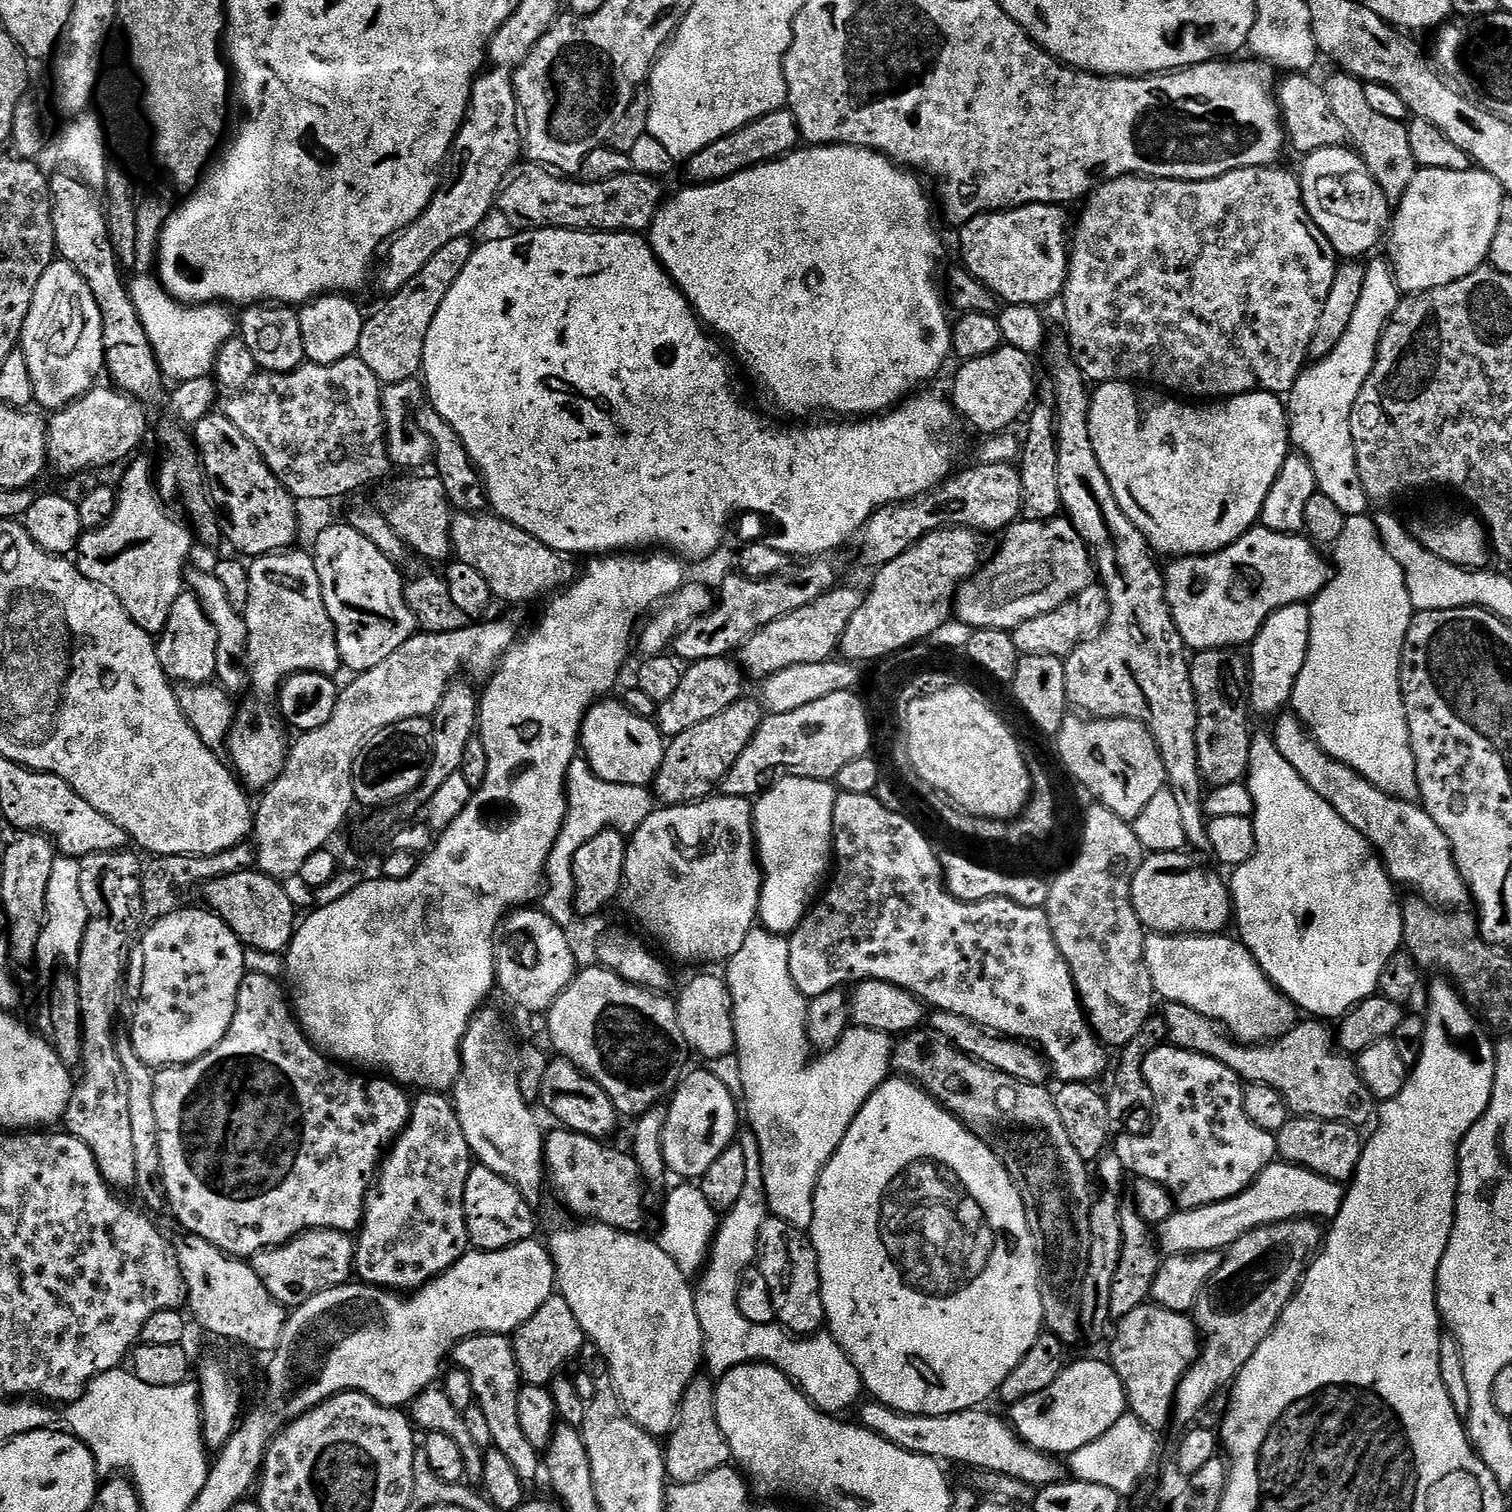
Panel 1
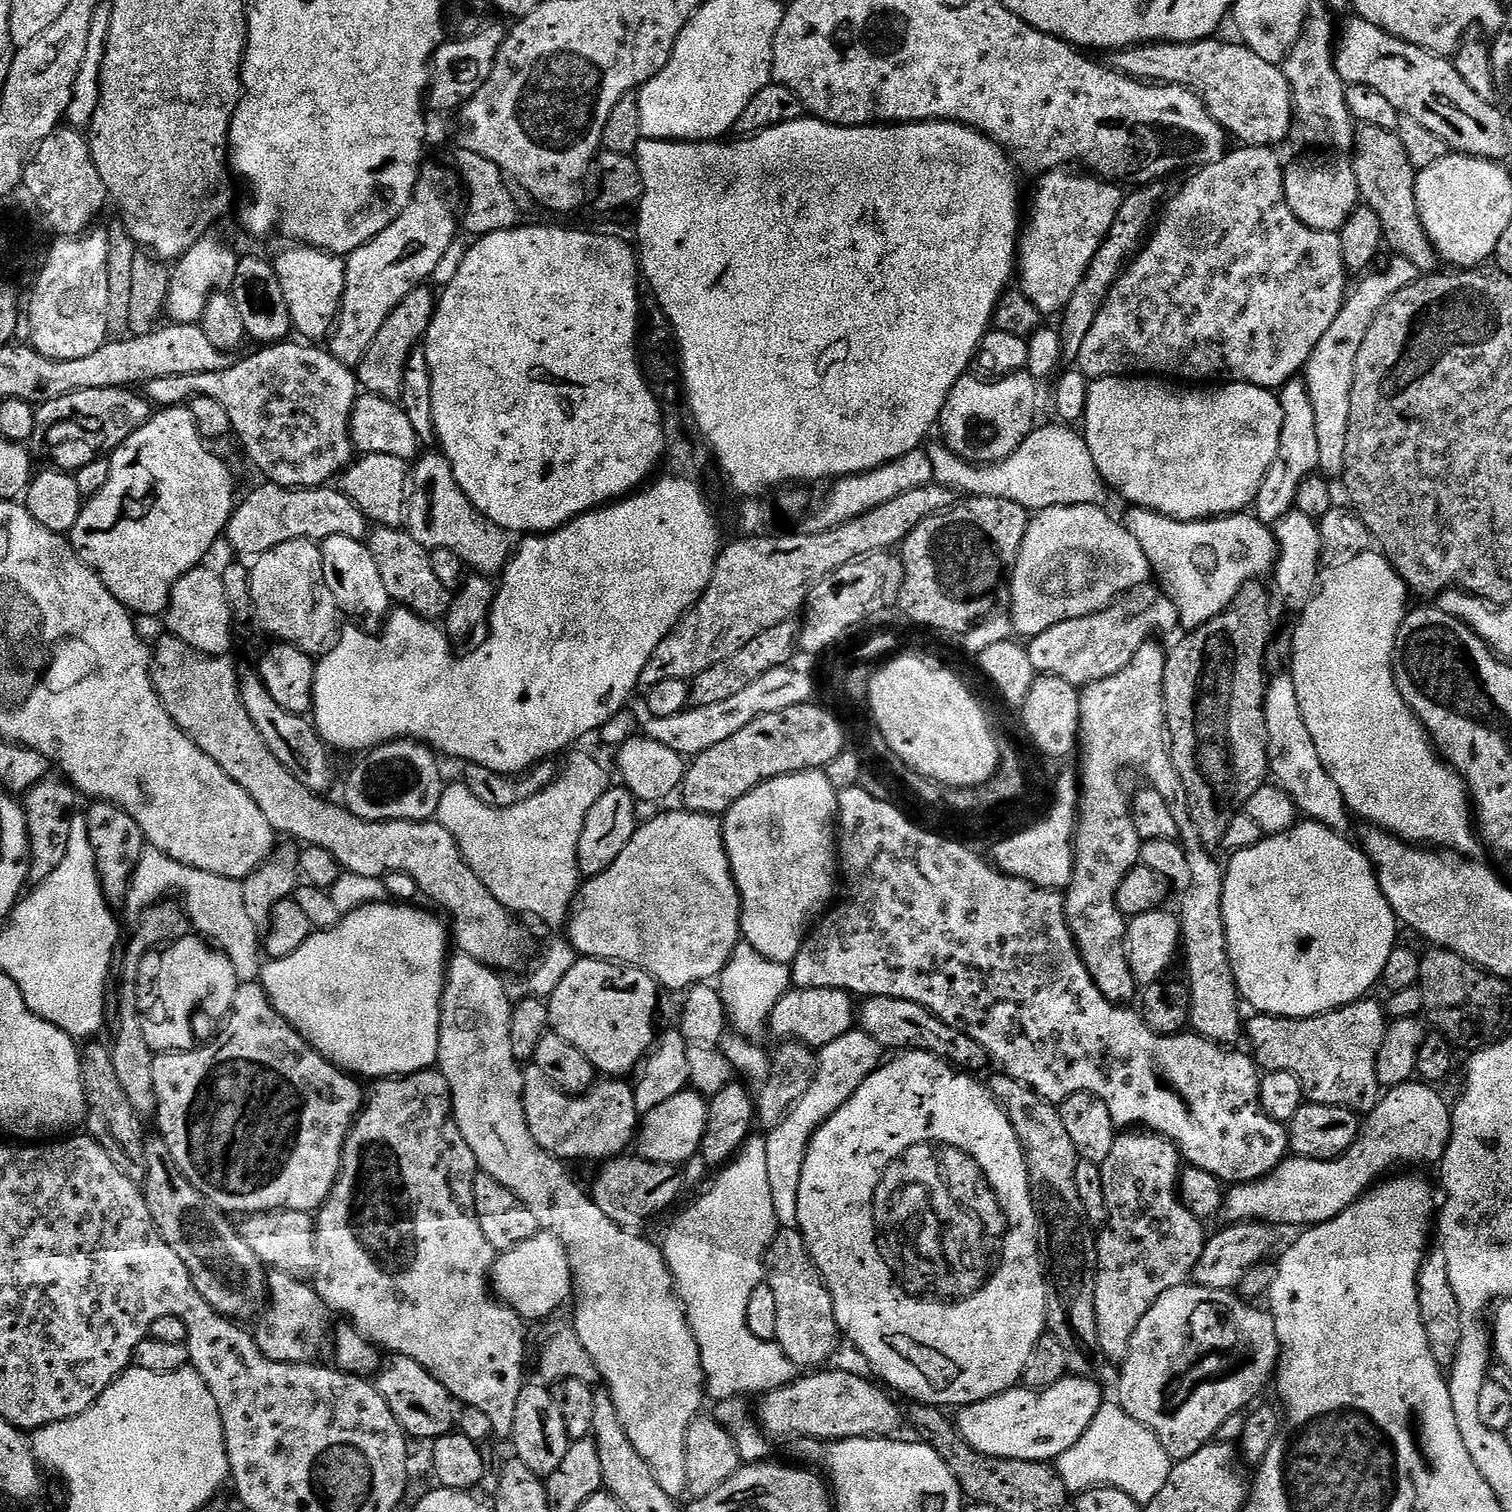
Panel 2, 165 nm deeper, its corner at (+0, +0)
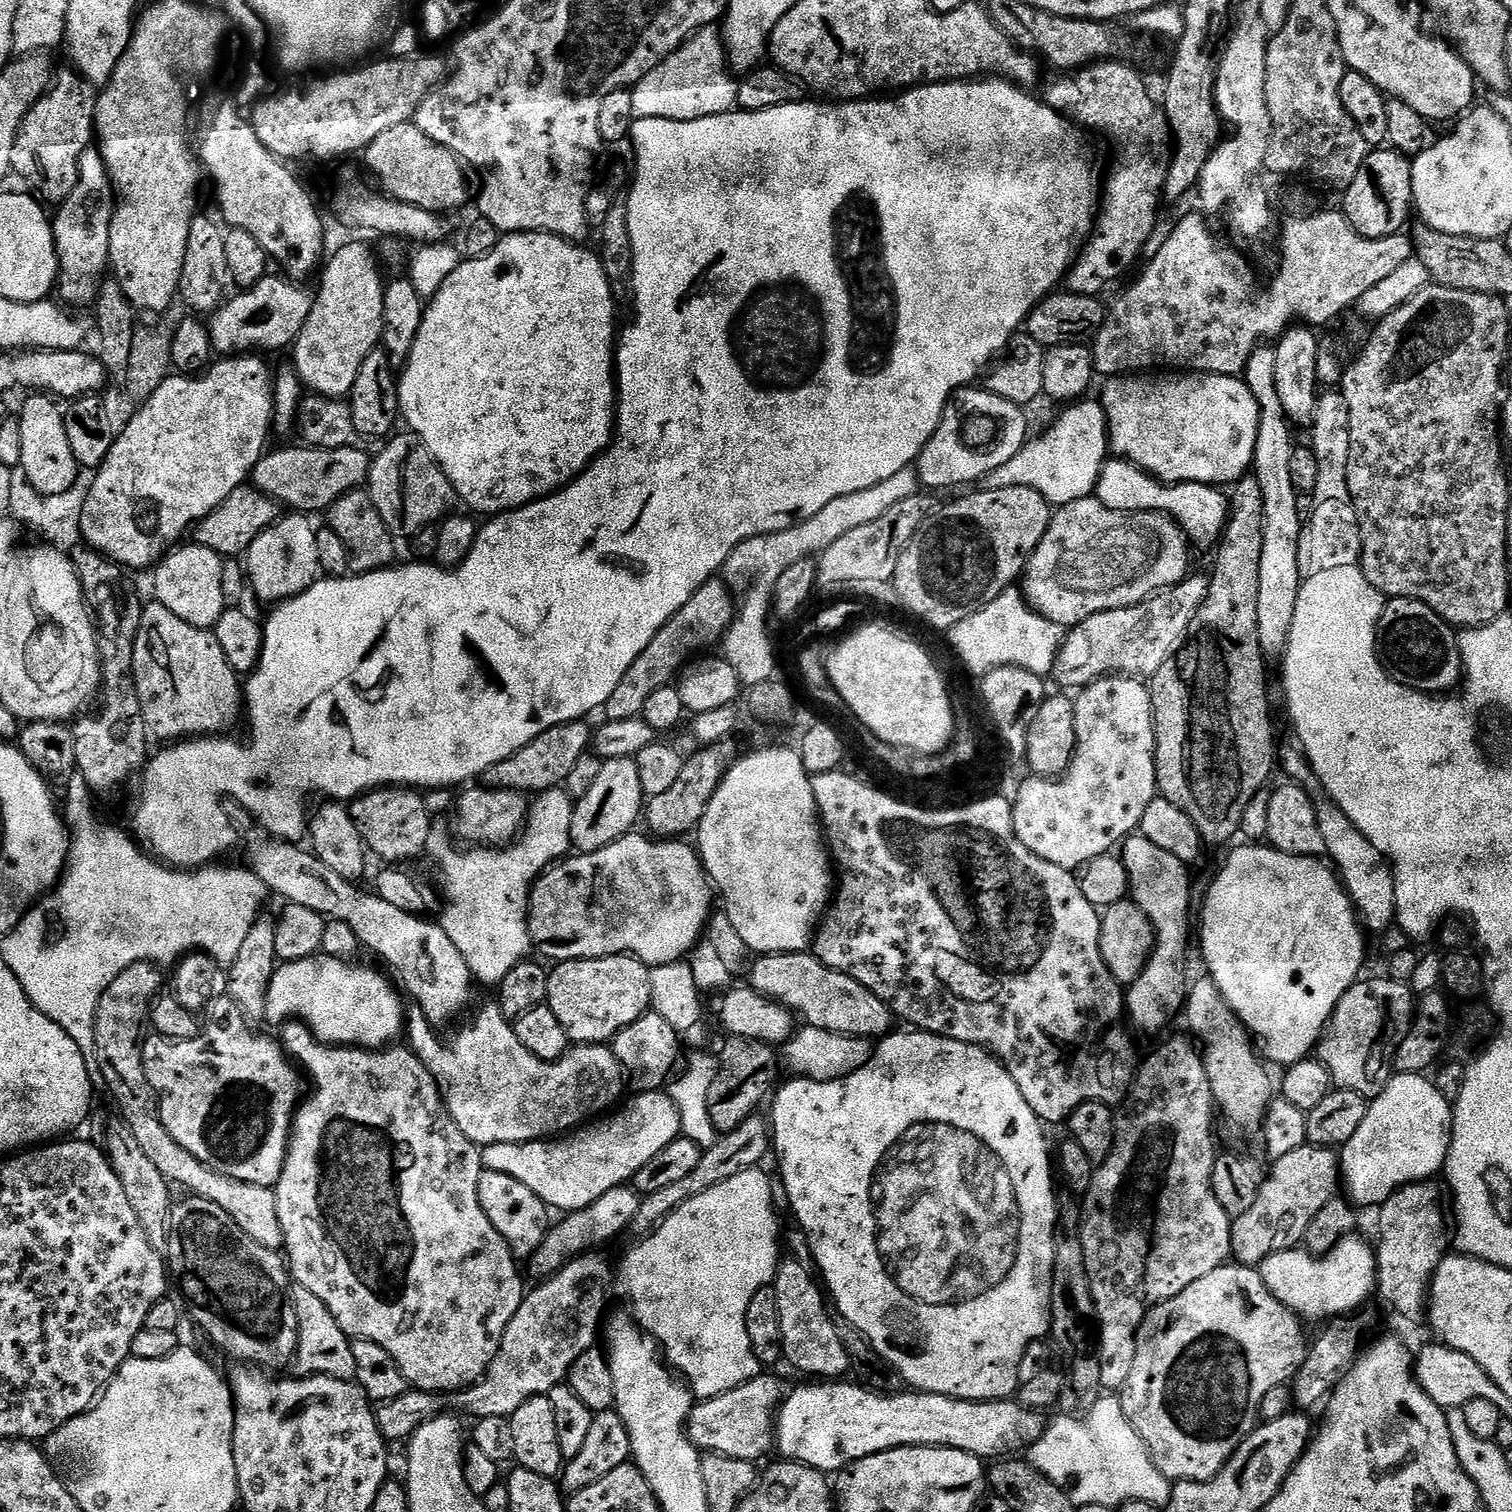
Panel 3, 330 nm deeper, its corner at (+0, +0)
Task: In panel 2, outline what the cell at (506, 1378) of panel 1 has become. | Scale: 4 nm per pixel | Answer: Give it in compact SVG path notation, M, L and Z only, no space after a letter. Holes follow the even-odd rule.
M429 1070L429 1071L427 1071L427 1072L415 1072L415 1073L414 1073L414 1074L410 1074L410 1075L409 1075L409 1076L393 1076L393 1077L391 1077L391 1078L385 1078L385 1079L382 1079L382 1080L378 1080L378 1081L375 1081L375 1083L373 1083L373 1084L372 1084L372 1085L371 1085L371 1087L372 1087L372 1089L371 1089L371 1088L370 1088L370 1087L369 1087L369 1088L368 1088L368 1089L367 1089L367 1092L366 1092L366 1099L365 1099L365 1101L364 1101L364 1106L363 1106L363 1108L361 1108L361 1110L360 1110L360 1114L359 1114L359 1116L357 1116L357 1118L356 1118L356 1122L355 1122L355 1124L353 1124L353 1126L352 1126L352 1129L351 1129L351 1130L350 1130L350 1131L348 1131L348 1137L347 1137L347 1138L346 1138L346 1142L345 1142L345 1143L344 1143L344 1153L343 1153L343 1154L341 1154L341 1156L340 1156L340 1173L339 1173L339 1174L338 1174L338 1178L337 1178L337 1179L336 1179L336 1184L335 1184L335 1185L334 1185L334 1187L333 1187L333 1188L332 1188L332 1192L331 1192L331 1193L330 1193L330 1195L329 1195L329 1196L328 1196L328 1197L327 1197L327 1198L326 1198L326 1202L325 1202L325 1203L324 1203L324 1205L322 1205L322 1207L321 1207L321 1208L319 1208L319 1210L318 1210L318 1215L317 1215L317 1216L316 1216L316 1217L315 1217L315 1221L316 1221L316 1266L315 1266L315 1269L314 1269L314 1277L315 1277L315 1276L316 1276L316 1280L315 1280L315 1279L314 1279L314 1287L315 1287L315 1290L316 1290L316 1293L317 1293L317 1294L319 1294L319 1296L320 1296L320 1301L322 1301L322 1302L323 1302L323 1304L325 1304L325 1306L327 1306L327 1307L328 1307L328 1310L329 1310L329 1313L332 1313L332 1314L335 1314L335 1315L336 1315L336 1312L337 1312L337 1314L338 1314L338 1315L340 1315L340 1318L347 1318L347 1319L348 1319L348 1320L349 1320L349 1321L350 1321L350 1323L351 1323L351 1325L352 1325L352 1327L354 1327L354 1328L356 1328L356 1329L357 1329L357 1330L358 1330L358 1331L360 1331L360 1332L361 1332L361 1333L362 1333L362 1335L363 1335L363 1336L365 1336L365 1337L366 1337L366 1339L367 1339L367 1340L368 1340L368 1341L369 1341L369 1342L370 1342L370 1343L371 1343L371 1344L375 1344L375 1345L377 1345L377 1346L379 1346L379 1347L380 1347L380 1348L381 1348L381 1349L384 1349L384 1348L389 1348L389 1349L388 1349L388 1350L387 1350L387 1351L388 1351L388 1352L389 1352L389 1353L392 1353L392 1354L399 1354L399 1355L401 1355L401 1356L405 1356L405 1357L406 1357L406 1358L414 1358L414 1362L418 1362L418 1366L422 1366L422 1367L423 1367L423 1368L424 1368L424 1369L425 1369L425 1370L426 1370L426 1371L427 1371L427 1372L428 1372L428 1373L430 1373L430 1375L431 1375L431 1376L433 1376L433 1377L434 1377L434 1378L438 1378L438 1382L442 1382L442 1386L446 1386L446 1390L447 1390L447 1391L448 1391L448 1393L449 1393L449 1394L451 1394L451 1396L452 1396L452 1398L453 1398L453 1401L456 1401L456 1402L459 1402L459 1403L460 1403L460 1404L461 1404L461 1405L463 1405L463 1407L465 1407L465 1408L473 1408L473 1409L474 1409L474 1410L482 1410L482 1414L486 1414L486 1418L490 1418L490 1426L491 1426L491 1427L492 1427L492 1430L493 1430L493 1433L495 1433L495 1435L496 1435L496 1436L497 1436L497 1437L499 1437L499 1436L504 1436L504 1438L508 1438L508 1437L511 1437L511 1435L512 1435L512 1427L513 1427L513 1426L514 1426L514 1409L515 1409L515 1408L517 1408L517 1406L518 1406L518 1394L519 1394L519 1393L520 1393L520 1391L522 1391L522 1390L523 1390L523 1388L524 1388L524 1386L525 1386L525 1383L526 1383L526 1377L524 1377L524 1328L526 1328L526 1324L525 1324L525 1321L523 1321L523 1320L521 1320L521 1318L520 1318L520 1316L519 1316L519 1314L518 1314L518 1313L517 1313L517 1312L515 1312L515 1311L514 1311L514 1309L512 1309L512 1308L508 1308L508 1307L507 1307L507 1306L506 1306L506 1305L505 1305L505 1304L501 1304L501 1303L500 1303L500 1301L499 1301L499 1300L497 1300L497 1299L496 1299L496 1297L495 1297L495 1295L494 1295L494 1293L493 1293L493 1291L492 1291L492 1289L491 1289L491 1287L490 1287L490 1277L491 1277L491 1274L492 1274L492 1264L493 1264L493 1263L494 1263L494 1261L495 1261L495 1260L496 1260L496 1257L497 1257L497 1255L498 1255L498 1252L497 1252L497 1249L494 1249L494 1248L492 1248L492 1247L491 1247L491 1246L490 1246L490 1242L486 1242L486 1234L482 1234L482 1226L478 1226L478 1218L477 1218L477 1217L476 1217L476 1211L475 1211L475 1210L474 1210L474 1186L473 1186L473 1185L472 1185L472 1183L473 1183L473 1182L475 1182L475 1180L476 1180L476 1177L477 1177L477 1175L478 1175L478 1169L477 1169L477 1167L476 1167L476 1159L475 1159L475 1158L474 1158L474 1150L470 1150L470 1146L466 1146L466 1138L462 1138L462 1130L458 1130L458 1122L457 1122L457 1121L456 1121L456 1119L455 1119L455 1118L454 1118L454 1117L452 1117L452 1095L451 1095L451 1094L450 1094L450 1086L449 1086L449 1085L448 1085L448 1083L447 1083L447 1082L446 1082L446 1078L445 1078L445 1077L444 1077L444 1075L443 1075L443 1074L442 1074L442 1073L440 1073L440 1071L438 1071L438 1070Z

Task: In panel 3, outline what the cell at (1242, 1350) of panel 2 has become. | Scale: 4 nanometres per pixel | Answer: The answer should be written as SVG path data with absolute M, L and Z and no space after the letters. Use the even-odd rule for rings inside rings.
M1235 1262L1223 1268L1206 1274L1206 1278L1198 1278L1194 1286L1186 1286L1182 1294L1162 1302L1156 1308L1151 1308L1148 1317L1136 1335L1136 1349L1134 1350L1134 1366L1130 1370L1130 1378L1126 1386L1119 1393L1120 1405L1134 1430L1142 1438L1154 1466L1158 1466L1161 1474L1170 1481L1178 1480L1212 1480L1226 1466L1226 1462L1238 1450L1238 1446L1249 1436L1260 1420L1260 1407L1262 1398L1266 1398L1270 1386L1288 1384L1295 1377L1302 1366L1310 1347L1309 1337L1304 1337L1305 1325L1296 1313L1290 1311L1285 1304L1278 1302L1274 1294L1266 1286L1263 1275L1255 1267L1241 1266Z

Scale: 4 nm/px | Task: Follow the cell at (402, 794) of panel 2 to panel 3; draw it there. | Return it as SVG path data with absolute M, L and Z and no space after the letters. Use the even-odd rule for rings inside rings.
M385 786L351 801L350 811L358 826L358 834L362 834L364 844L369 853L380 862L396 866L400 860L412 860L415 856L423 857L428 847L430 830L434 817L428 813L428 804L419 791L403 786Z

